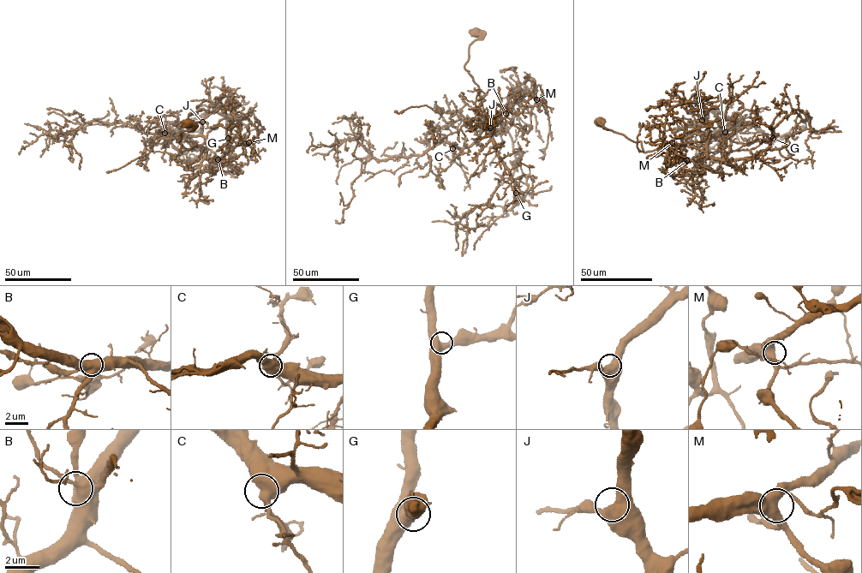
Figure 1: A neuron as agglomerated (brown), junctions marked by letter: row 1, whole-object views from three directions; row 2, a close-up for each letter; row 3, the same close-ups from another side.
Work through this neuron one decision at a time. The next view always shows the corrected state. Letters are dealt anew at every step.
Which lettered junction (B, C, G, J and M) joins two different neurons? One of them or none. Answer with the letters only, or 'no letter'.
no letter

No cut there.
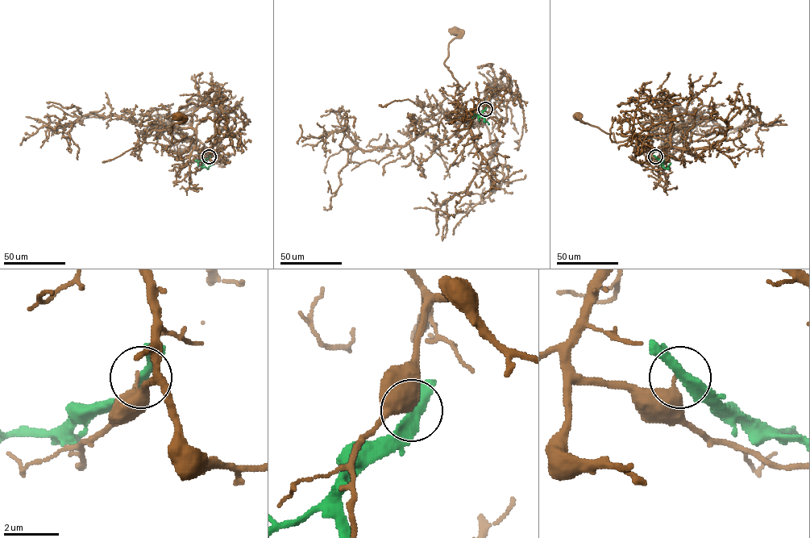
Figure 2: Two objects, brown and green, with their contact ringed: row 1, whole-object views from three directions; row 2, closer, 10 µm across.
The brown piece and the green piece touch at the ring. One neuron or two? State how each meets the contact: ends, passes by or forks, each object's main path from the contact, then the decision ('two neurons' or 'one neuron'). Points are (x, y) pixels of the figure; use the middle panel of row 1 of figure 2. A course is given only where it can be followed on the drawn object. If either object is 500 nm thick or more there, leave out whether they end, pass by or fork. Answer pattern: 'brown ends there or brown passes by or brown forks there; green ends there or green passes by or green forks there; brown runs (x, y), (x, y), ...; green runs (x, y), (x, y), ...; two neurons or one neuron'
brown ends there; green passes by; brown runs (485, 109), (486, 103), (471, 123), (458, 81), (444, 64), (449, 43), (459, 34), (454, 32); green runs (485, 109), (479, 116), (488, 124); two neurons

